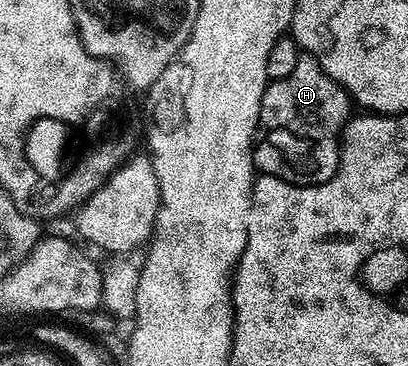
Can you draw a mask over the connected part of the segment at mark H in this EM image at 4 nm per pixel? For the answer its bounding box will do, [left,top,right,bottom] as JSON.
[251,53,353,185]

